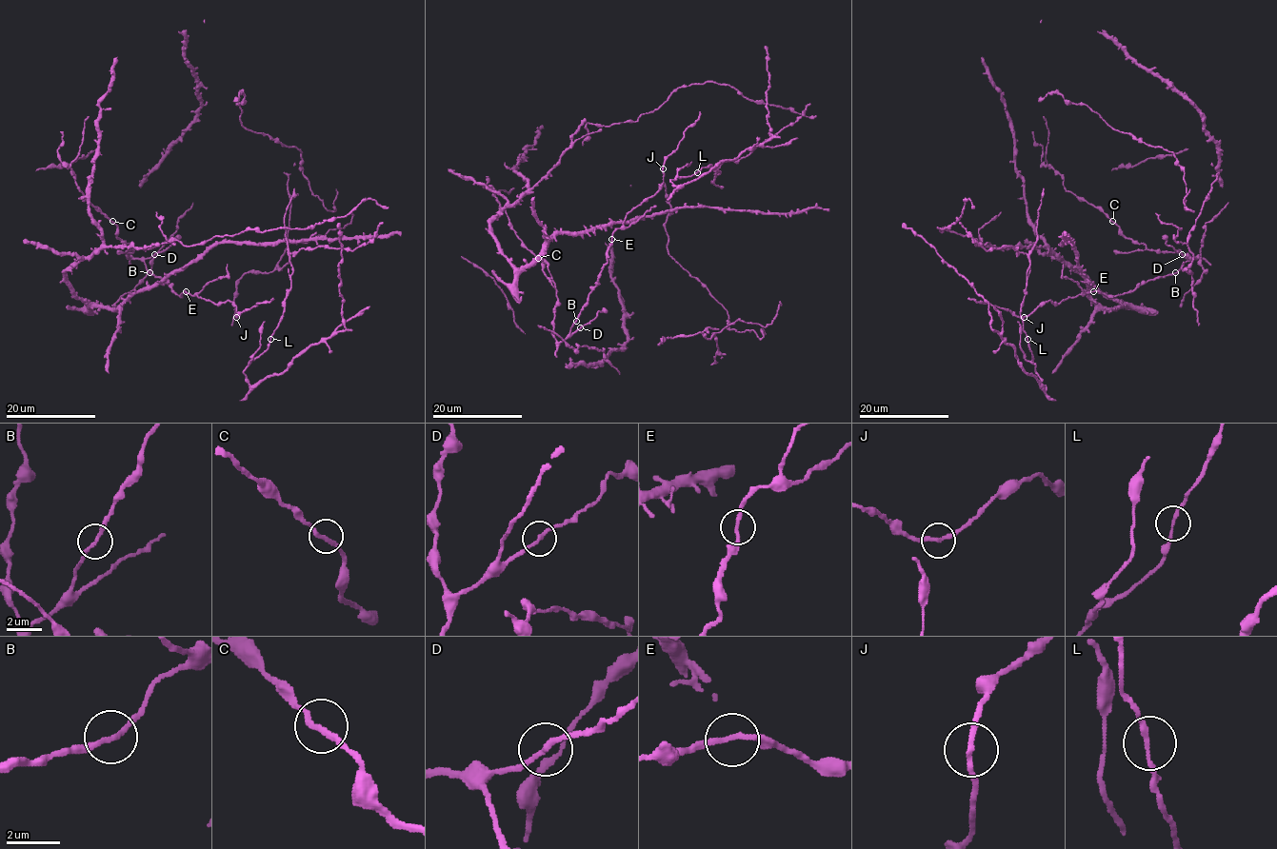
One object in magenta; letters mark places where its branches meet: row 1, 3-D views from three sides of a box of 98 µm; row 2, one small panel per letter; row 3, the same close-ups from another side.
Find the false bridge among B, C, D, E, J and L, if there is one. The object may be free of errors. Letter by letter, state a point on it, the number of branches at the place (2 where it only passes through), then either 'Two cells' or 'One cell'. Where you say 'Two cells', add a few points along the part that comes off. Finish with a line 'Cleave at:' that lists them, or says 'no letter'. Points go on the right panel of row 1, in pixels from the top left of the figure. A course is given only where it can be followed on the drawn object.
B: Place: (1175, 272). Branches: 2. One cell
C: Place: (1112, 221). Branches: 2. One cell
D: Place: (1182, 254). Branches: 2. One cell
E: Place: (1093, 291). Branches: 2. One cell
J: Place: (1024, 317). Branches: 2. One cell
L: Place: (1027, 339). Branches: 2. One cell
Cleave at: no letter

